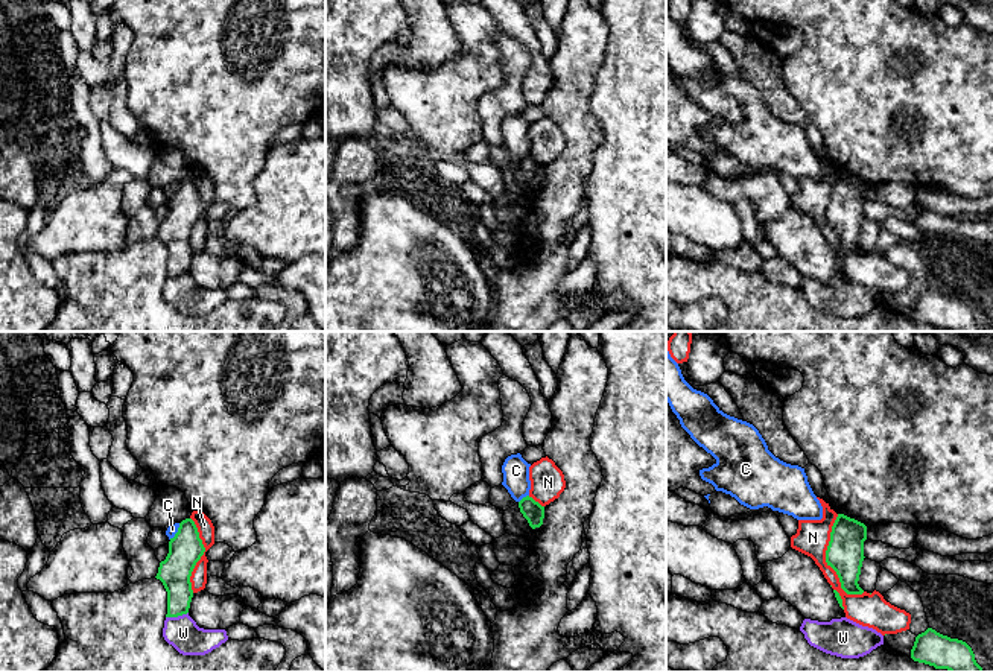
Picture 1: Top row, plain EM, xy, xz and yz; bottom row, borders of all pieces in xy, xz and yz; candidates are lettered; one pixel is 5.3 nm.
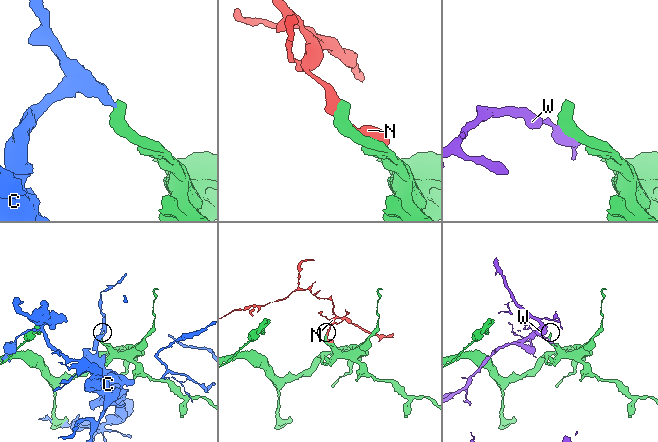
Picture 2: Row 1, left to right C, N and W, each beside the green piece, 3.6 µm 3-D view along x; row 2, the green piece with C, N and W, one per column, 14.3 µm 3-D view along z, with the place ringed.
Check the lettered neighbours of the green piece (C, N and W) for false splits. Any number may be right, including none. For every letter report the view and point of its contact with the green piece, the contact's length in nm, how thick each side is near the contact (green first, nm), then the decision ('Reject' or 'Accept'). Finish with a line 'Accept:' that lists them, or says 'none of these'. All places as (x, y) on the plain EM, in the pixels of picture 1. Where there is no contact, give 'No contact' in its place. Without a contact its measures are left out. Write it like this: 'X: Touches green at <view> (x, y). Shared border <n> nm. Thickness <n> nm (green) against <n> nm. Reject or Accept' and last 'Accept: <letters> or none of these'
C: Touches green at xz (523, 157). Shared border 70 nm. Thickness 110 nm (green) against 140 nm. Reject
N: Touches green at yz (826, 221). Shared border 460 nm. Thickness 200 nm (green) against 180 nm. Reject
W: Touches green at xy (177, 275). Shared border 120 nm. Thickness 170 nm (green) against 170 nm. Reject
Accept: none of these

